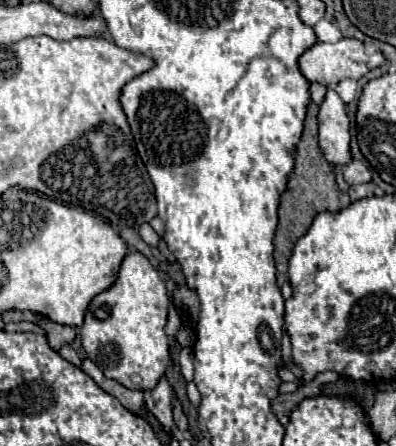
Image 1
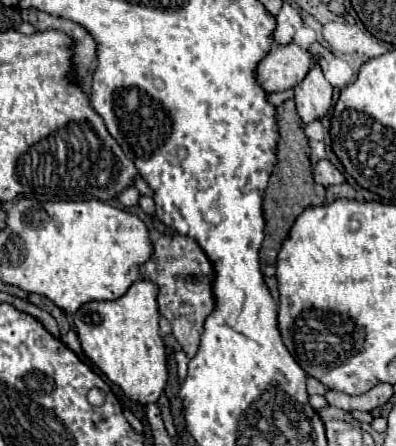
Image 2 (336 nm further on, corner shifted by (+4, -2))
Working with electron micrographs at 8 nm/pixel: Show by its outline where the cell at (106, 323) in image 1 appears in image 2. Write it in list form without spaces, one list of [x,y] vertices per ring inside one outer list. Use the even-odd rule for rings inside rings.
[[[140,279],[116,301],[90,301],[74,313],[74,327],[84,355],[114,383],[126,397],[142,405],[158,401],[166,381],[166,351],[160,337],[160,311],[156,303],[158,285]]]

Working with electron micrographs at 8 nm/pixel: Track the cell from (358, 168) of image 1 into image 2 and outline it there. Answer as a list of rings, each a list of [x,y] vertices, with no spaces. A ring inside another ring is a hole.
[[[322,159],[322,161],[316,163],[316,167],[314,167],[314,179],[316,179],[316,183],[320,183],[324,187],[328,187],[328,185],[340,185],[340,183],[346,181],[344,175],[342,175],[342,171],[338,171],[328,159]]]

